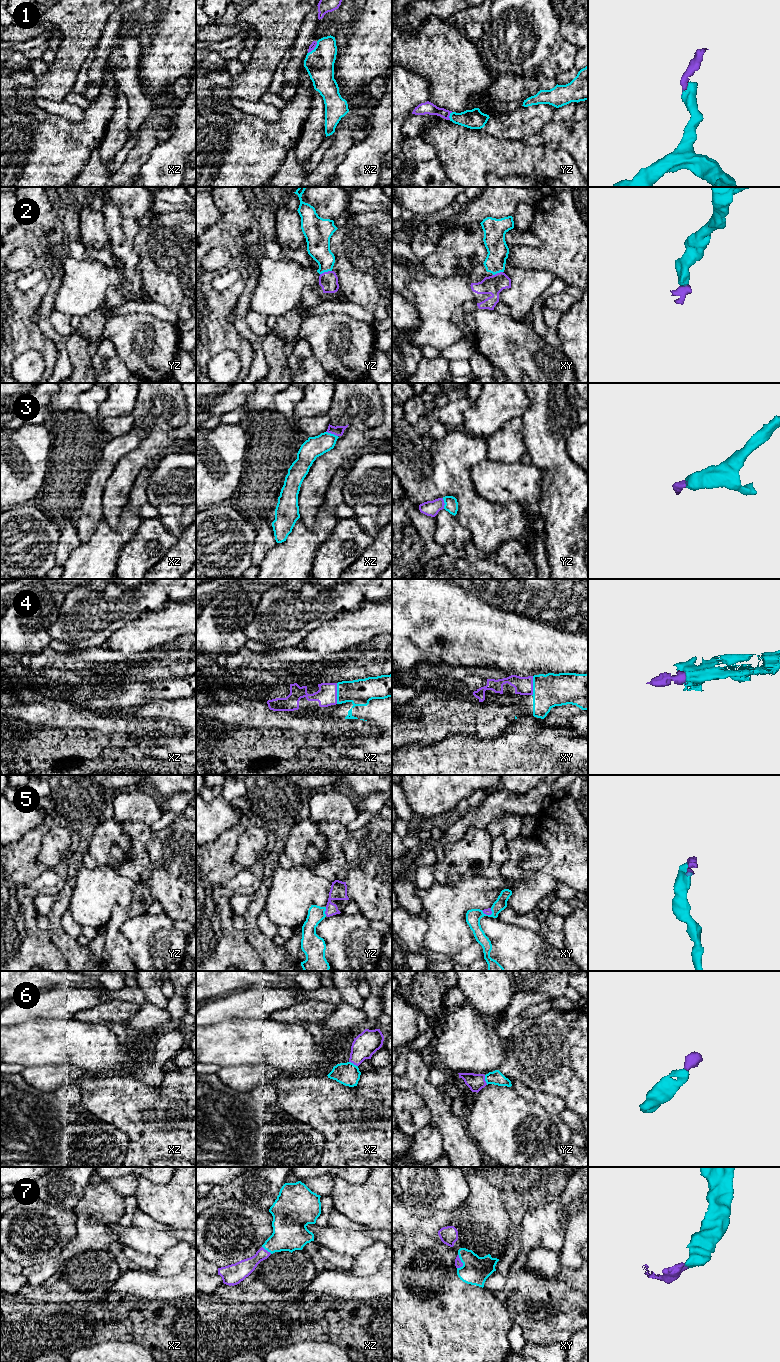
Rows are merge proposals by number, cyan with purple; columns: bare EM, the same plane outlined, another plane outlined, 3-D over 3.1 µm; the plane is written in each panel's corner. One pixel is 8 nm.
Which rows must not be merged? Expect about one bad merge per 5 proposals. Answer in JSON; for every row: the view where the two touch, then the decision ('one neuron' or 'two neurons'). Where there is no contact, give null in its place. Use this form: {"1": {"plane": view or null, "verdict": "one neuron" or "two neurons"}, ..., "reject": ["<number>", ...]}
{"1": {"plane": "yz", "verdict": "one neuron"}, "2": {"plane": "yz", "verdict": "one neuron"}, "3": {"plane": "xz", "verdict": "one neuron"}, "4": {"plane": "xz", "verdict": "one neuron"}, "5": {"plane": "yz", "verdict": "one neuron"}, "6": {"plane": "yz", "verdict": "one neuron"}, "7": {"plane": "xy", "verdict": "one neuron"}, "reject": []}

